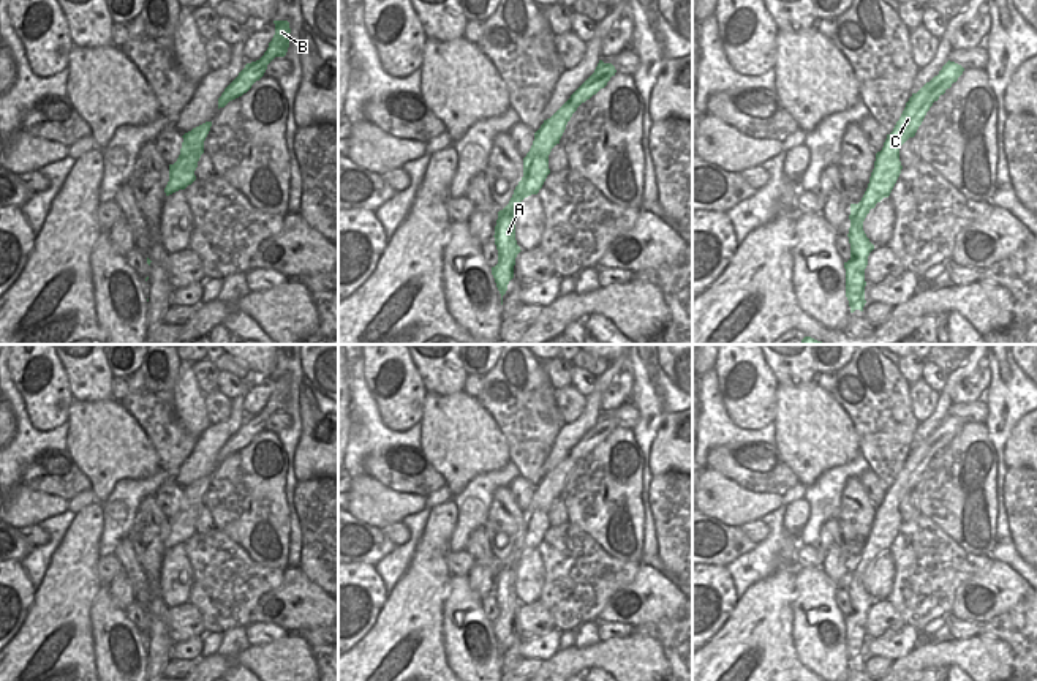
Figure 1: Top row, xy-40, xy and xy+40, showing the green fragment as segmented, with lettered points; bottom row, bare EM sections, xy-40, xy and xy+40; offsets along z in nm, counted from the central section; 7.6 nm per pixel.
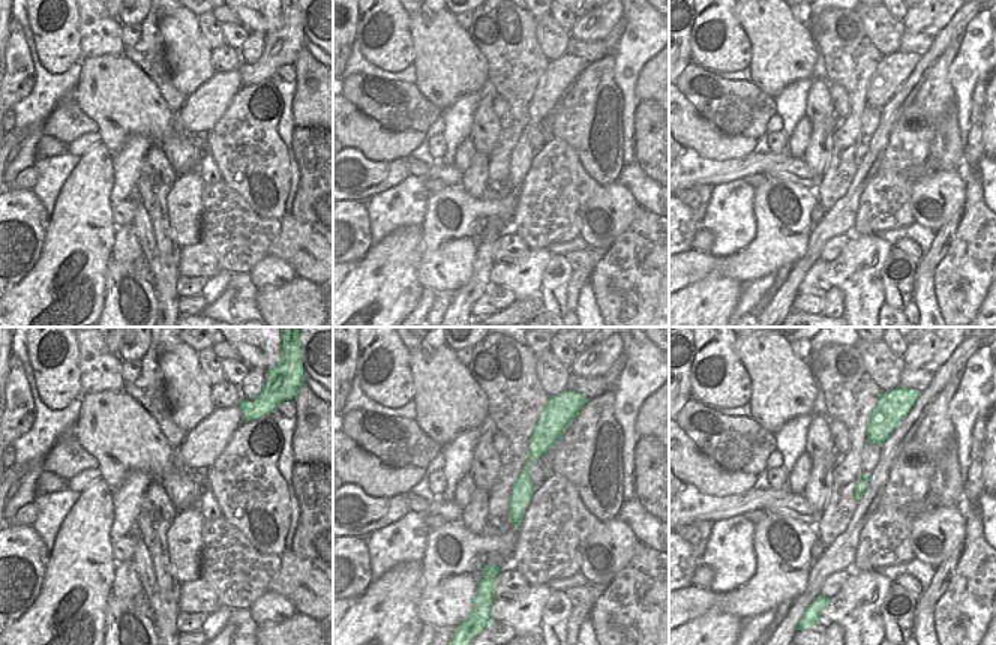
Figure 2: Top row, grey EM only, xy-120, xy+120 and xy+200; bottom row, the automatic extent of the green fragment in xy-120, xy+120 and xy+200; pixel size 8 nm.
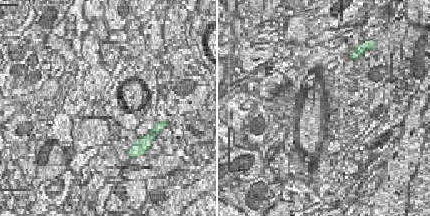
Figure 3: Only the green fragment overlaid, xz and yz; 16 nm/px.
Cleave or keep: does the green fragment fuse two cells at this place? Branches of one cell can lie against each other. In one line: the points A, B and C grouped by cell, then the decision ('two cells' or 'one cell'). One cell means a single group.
A B C | one cell

